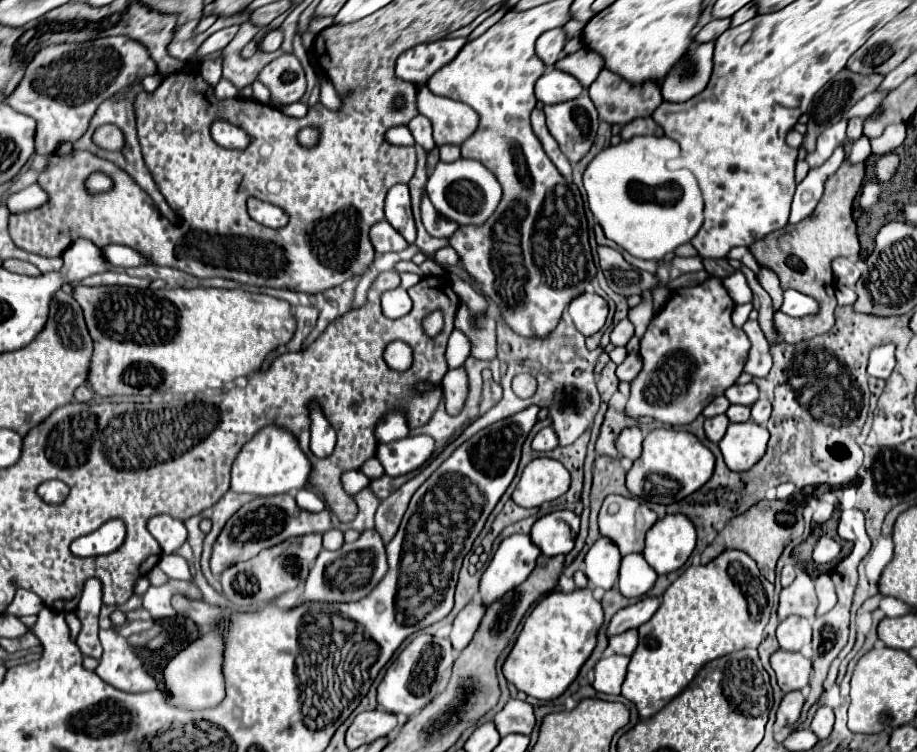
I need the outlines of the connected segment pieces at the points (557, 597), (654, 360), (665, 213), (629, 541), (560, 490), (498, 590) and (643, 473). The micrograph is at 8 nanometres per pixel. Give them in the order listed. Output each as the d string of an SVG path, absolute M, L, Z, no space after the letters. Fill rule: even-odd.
M591 589L547 593L525 619L517 641L503 663L503 675L507 683L535 699L549 701L559 697L573 683L581 665L595 649L597 631L601 625L603 609L593 597Z
M709 277L693 287L675 289L669 303L653 317L645 337L641 339L639 353L643 357L643 371L631 381L631 395L625 405L625 415L631 419L649 415L661 423L687 425L695 421L711 399L723 395L723 391L743 373L745 353L749 353L749 339L745 337L745 331L731 323L733 309L733 299L729 293L725 293L725 287L717 277Z
M633 137L629 141L621 141L619 145L615 147L607 147L603 149L585 169L583 173L583 187L587 191L587 203L589 203L589 209L591 213L595 215L595 219L599 221L599 225L603 227L605 231L605 237L615 241L621 249L629 251L633 257L639 257L639 259L663 259L667 253L671 253L673 249L677 249L679 245L683 243L689 243L693 239L693 233L697 233L697 229L701 227L701 209L703 209L703 201L701 201L701 189L697 189L697 179L693 177L693 173L689 173L689 169L685 167L675 167L673 163L679 159L679 145L675 141L669 141L667 137Z
M609 495L599 511L599 531L603 537L611 539L625 557L643 553L645 535L657 519L657 513L637 499Z
M533 459L513 491L513 501L519 507L531 509L539 507L543 501L553 501L567 493L569 489L569 471L555 459Z
M515 533L501 541L479 585L479 595L485 605L503 597L509 589L523 583L535 567L541 549L531 541L531 535Z
M655 429L645 437L641 457L627 471L627 489L631 495L651 503L677 503L709 481L713 475L713 465L713 453L693 433Z

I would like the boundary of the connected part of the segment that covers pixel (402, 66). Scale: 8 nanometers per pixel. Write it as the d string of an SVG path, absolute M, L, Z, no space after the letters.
M441 39L437 43L417 45L397 59L397 75L415 85L425 85L433 71L441 69L461 51L467 39Z

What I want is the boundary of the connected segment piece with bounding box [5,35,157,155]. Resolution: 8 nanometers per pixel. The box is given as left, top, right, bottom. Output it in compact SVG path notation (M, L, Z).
M127 35L49 45L35 53L17 89L5 103L35 119L35 153L51 155L59 143L75 143L83 137L91 117L105 99L127 87L133 77L153 73L157 73L157 67L147 49Z

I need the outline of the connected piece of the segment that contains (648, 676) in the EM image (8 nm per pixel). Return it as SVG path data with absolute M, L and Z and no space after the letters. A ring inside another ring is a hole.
M725 549L719 557L715 557L707 565L687 567L687 571L677 581L673 581L669 589L663 593L655 615L637 629L639 645L631 655L621 695L631 703L635 703L643 719L655 715L657 711L663 709L663 705L667 705L675 695L679 695L687 687L687 683L697 675L697 671L705 663L729 655L731 651L737 649L759 647L763 639L763 629L769 621L771 607L773 607L773 585L759 573L755 561L743 551Z

